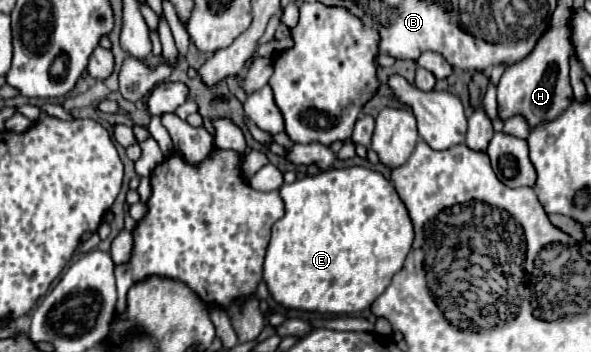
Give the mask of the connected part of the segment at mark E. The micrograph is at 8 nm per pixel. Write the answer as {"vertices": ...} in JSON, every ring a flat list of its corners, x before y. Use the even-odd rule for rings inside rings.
{"vertices":[[351,166,283,184,279,194,285,202,285,214,273,224,263,264,263,281,273,300,283,308,321,314,357,314,369,308,391,284,393,274,401,270,413,242,413,224,393,184,371,168]]}

